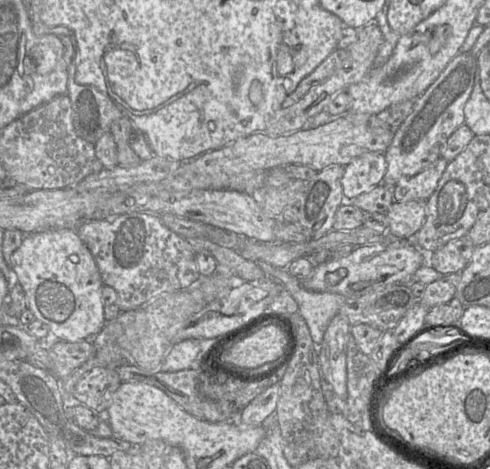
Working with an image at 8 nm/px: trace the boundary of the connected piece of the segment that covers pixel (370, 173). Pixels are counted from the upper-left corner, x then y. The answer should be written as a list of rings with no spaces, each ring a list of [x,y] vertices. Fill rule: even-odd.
[[[365,153],[344,167],[343,195],[345,201],[351,201],[383,183],[387,162],[384,153]]]

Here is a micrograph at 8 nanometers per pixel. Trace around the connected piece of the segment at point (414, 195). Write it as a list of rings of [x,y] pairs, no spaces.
[[[441,157],[415,176],[402,178],[393,187],[394,201],[427,201],[435,191],[448,163]]]

